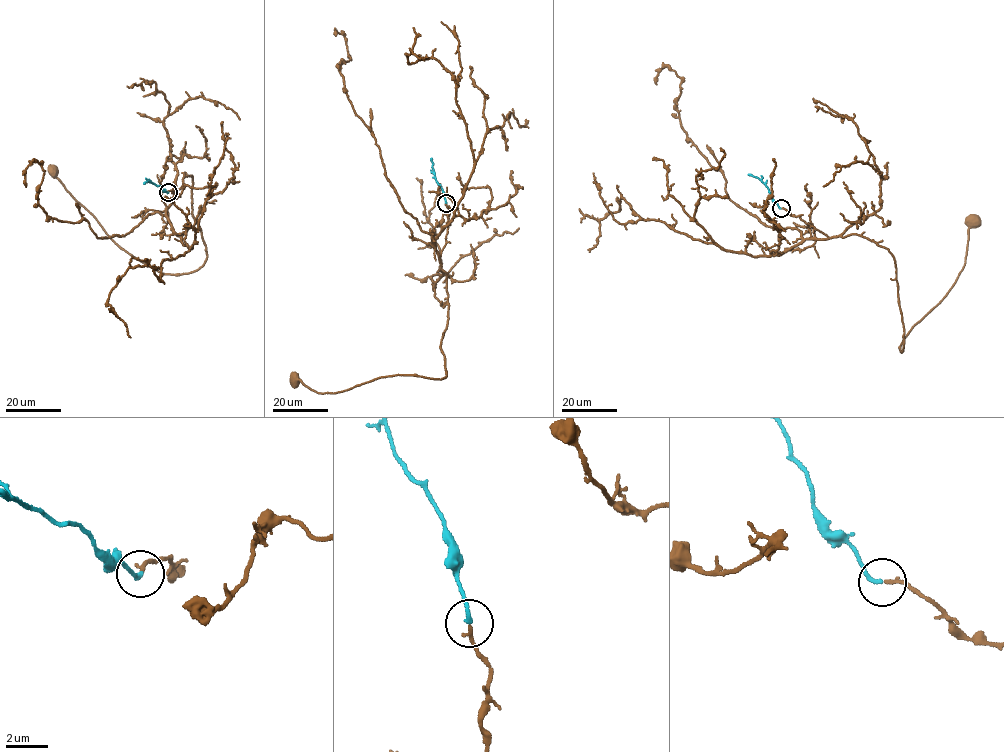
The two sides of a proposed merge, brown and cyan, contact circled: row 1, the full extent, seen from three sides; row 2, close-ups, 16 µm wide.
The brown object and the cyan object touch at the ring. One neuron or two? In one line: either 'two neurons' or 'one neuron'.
one neuron

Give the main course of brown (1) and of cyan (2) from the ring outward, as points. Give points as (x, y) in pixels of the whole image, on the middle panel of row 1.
1: (446, 203), (440, 259), (448, 317), (439, 346), (445, 378), (382, 376), (320, 393), (293, 380)
2: (446, 203), (431, 158)

